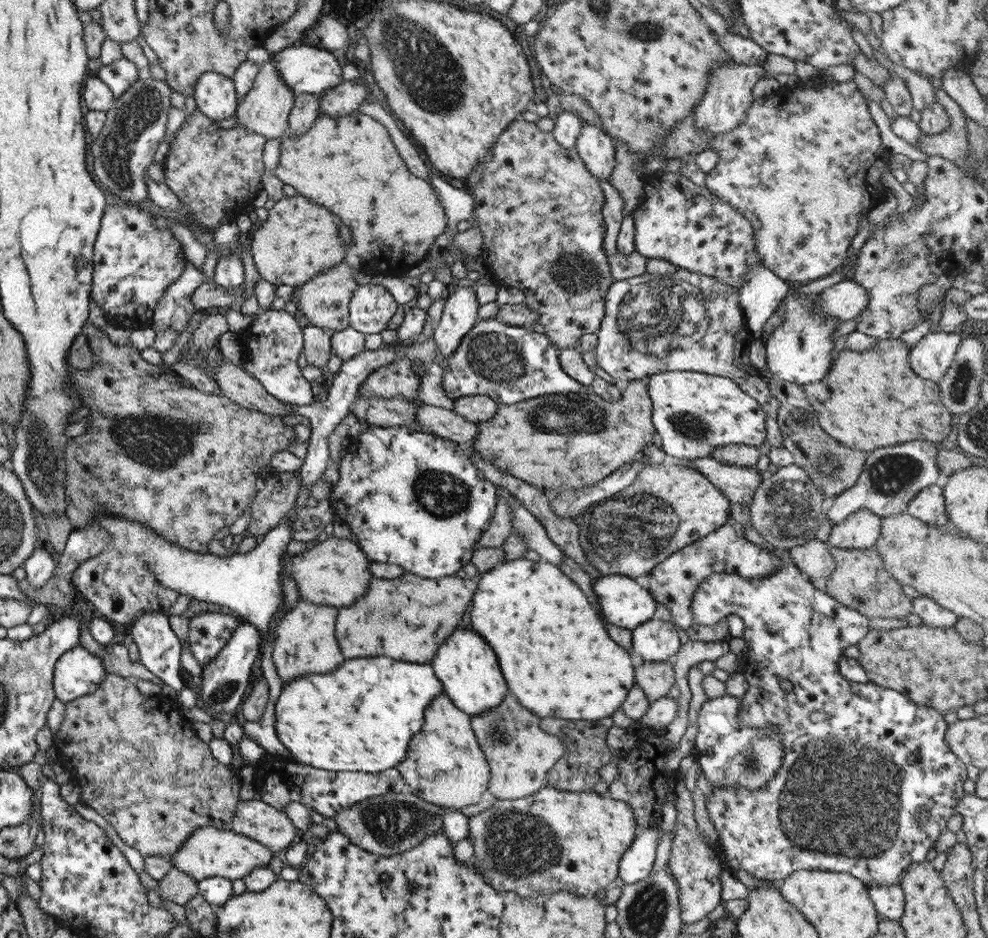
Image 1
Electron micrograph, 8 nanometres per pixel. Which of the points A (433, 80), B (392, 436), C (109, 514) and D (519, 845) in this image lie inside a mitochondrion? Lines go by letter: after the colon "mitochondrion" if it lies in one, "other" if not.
A: mitochondrion
B: other
C: other
D: mitochondrion

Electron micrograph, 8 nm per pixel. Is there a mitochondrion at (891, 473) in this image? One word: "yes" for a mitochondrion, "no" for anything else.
yes

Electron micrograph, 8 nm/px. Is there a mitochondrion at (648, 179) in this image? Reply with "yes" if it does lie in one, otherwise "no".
no

